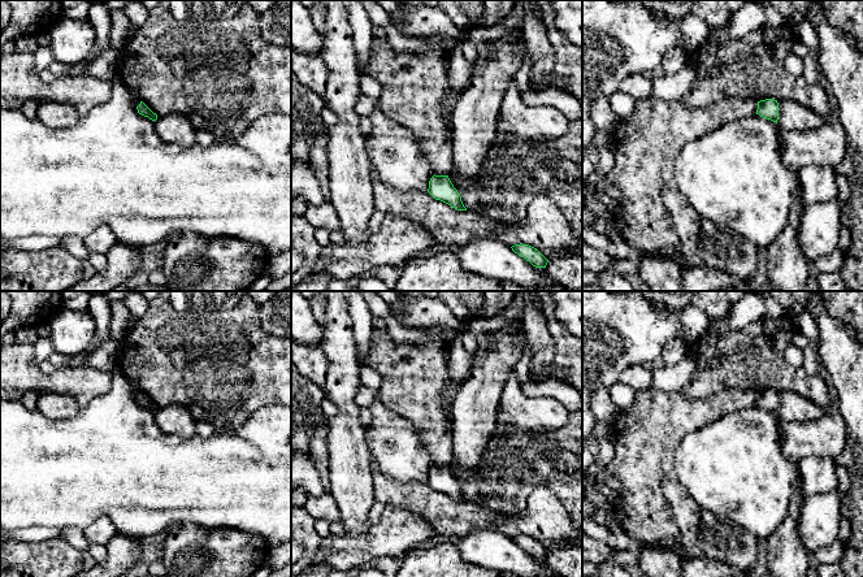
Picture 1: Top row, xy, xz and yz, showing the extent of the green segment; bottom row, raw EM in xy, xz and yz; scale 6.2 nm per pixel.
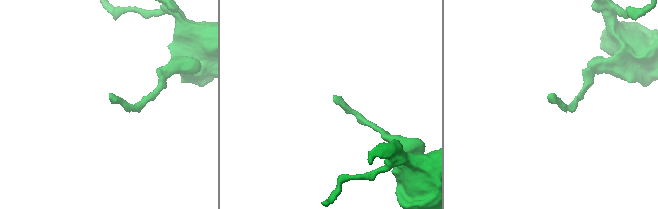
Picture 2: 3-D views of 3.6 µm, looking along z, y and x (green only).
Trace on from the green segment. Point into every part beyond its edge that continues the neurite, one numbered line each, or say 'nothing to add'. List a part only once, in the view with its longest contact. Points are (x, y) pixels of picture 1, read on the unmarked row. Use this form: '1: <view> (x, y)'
nothing to add

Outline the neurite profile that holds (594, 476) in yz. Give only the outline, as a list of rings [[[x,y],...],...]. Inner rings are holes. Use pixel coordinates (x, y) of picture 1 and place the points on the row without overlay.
[[[591,464],[582,474],[582,490],[594,486],[603,495],[610,496],[611,489],[606,483],[604,470],[606,468]]]

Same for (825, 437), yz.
[[[825,413],[819,420],[782,422],[781,448],[785,456],[799,463],[803,456],[836,459],[846,442],[846,426],[840,413]]]

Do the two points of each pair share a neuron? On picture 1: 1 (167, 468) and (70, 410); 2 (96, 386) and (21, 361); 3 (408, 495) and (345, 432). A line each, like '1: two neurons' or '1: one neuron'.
1: two neurons
2: one neuron
3: two neurons

